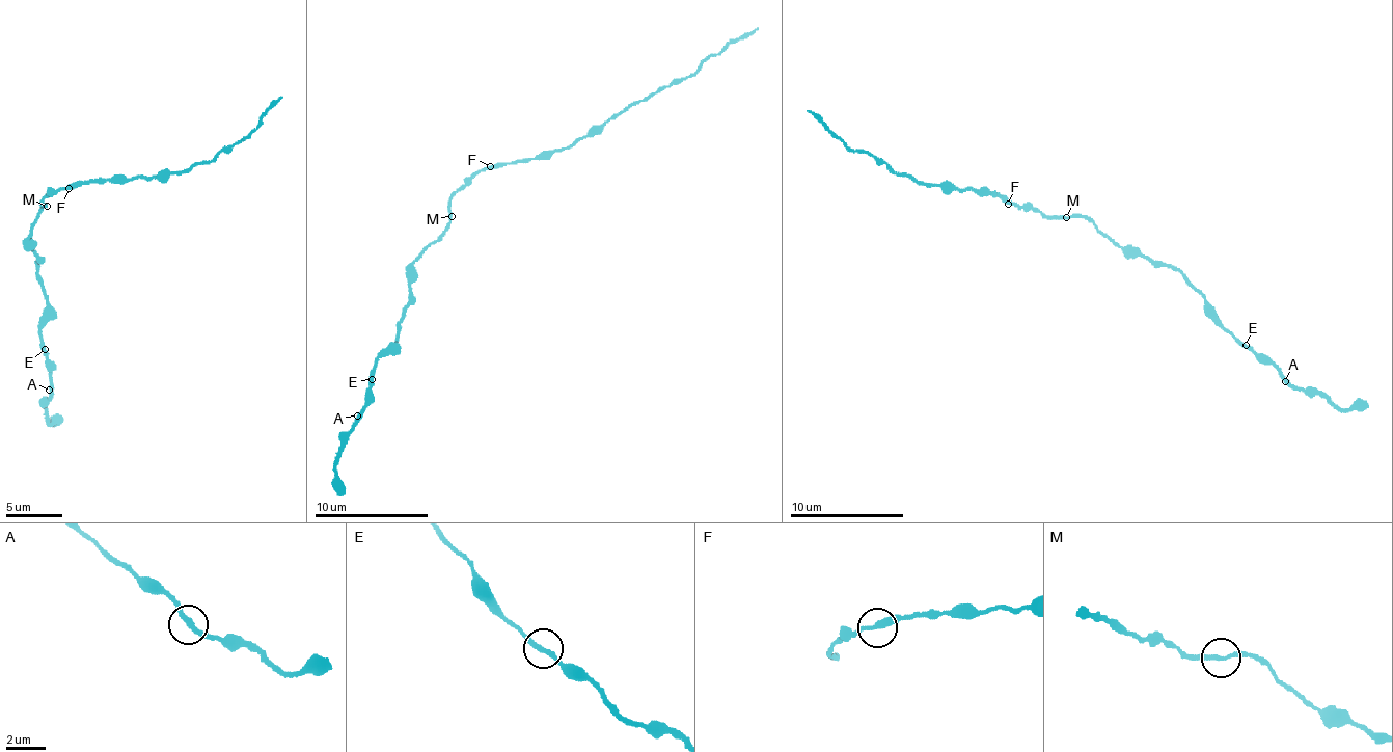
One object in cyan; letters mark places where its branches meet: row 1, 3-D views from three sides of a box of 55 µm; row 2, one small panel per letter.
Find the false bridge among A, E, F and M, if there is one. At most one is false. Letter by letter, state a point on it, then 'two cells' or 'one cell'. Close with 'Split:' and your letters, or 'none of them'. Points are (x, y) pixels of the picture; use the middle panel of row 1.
A: (357, 415) | one cell
E: (372, 379) | one cell
F: (490, 166) | one cell
M: (452, 216) | one cell
Split: none of them

